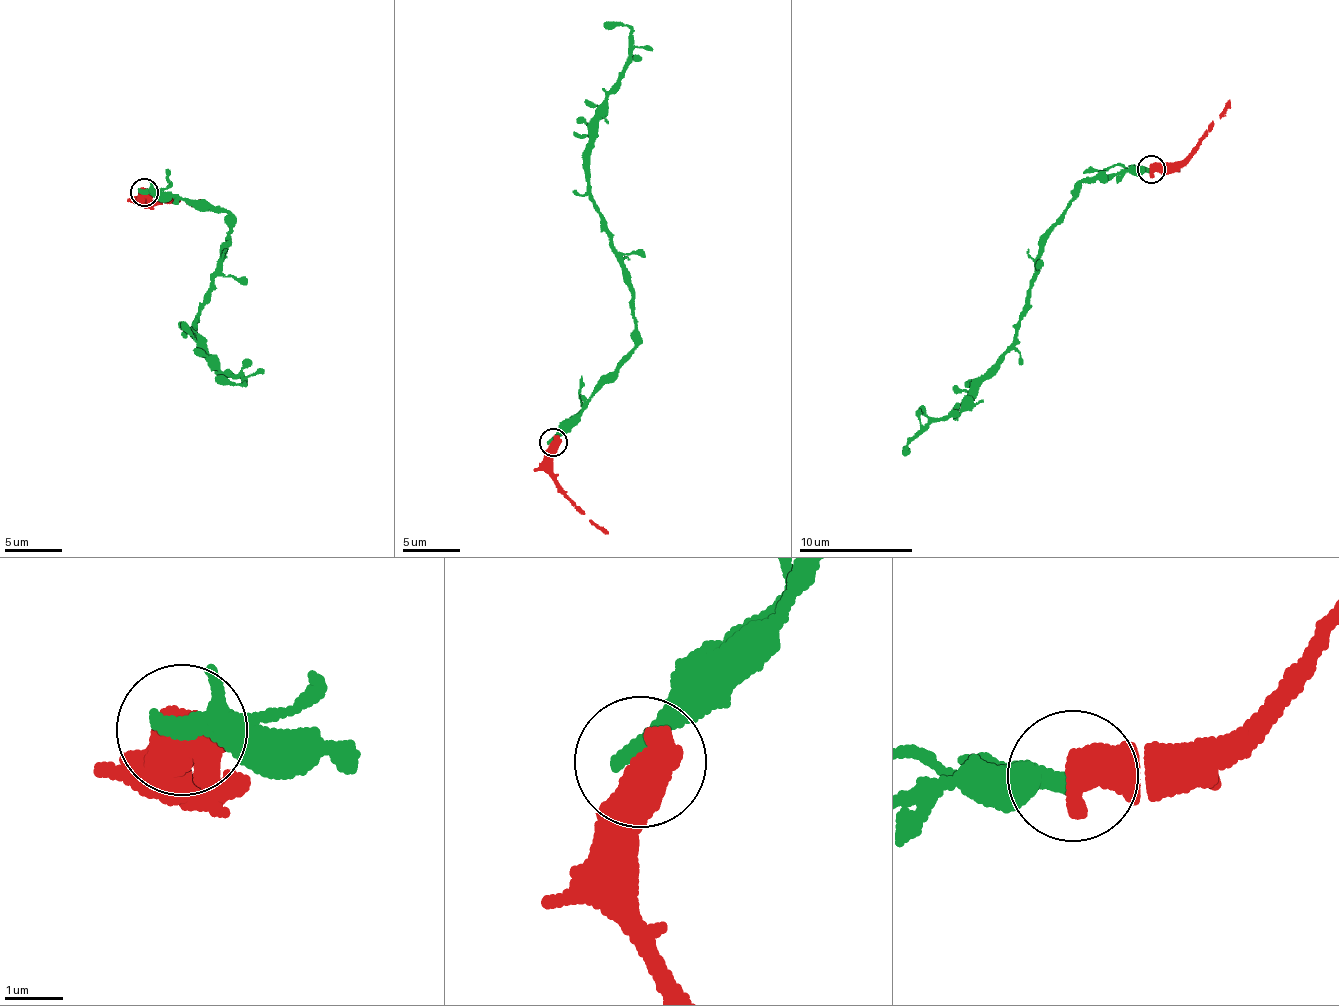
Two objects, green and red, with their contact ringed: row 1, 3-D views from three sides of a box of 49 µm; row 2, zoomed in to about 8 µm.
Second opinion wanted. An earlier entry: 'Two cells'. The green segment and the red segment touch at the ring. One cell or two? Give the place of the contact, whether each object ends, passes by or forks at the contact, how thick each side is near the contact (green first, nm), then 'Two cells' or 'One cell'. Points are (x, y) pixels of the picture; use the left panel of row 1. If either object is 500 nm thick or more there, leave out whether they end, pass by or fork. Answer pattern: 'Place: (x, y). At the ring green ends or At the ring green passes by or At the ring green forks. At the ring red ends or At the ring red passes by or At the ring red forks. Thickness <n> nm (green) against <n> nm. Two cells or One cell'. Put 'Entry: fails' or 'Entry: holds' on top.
Entry: holds
Place: (144, 192). Thickness 380 nm (green) against 700 nm. Two cells

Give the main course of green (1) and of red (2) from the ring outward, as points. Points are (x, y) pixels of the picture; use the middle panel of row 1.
1: (553, 440), (635, 344), (628, 276), (585, 160), (598, 110), (630, 58), (627, 27), (605, 26)
2: (553, 442), (552, 478), (583, 514), (607, 534)

